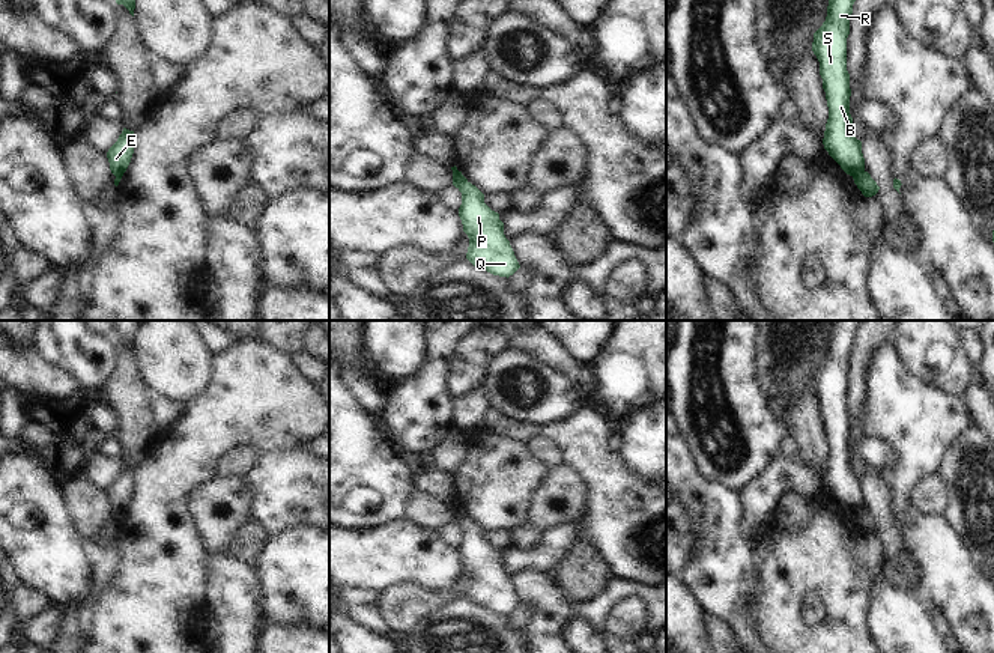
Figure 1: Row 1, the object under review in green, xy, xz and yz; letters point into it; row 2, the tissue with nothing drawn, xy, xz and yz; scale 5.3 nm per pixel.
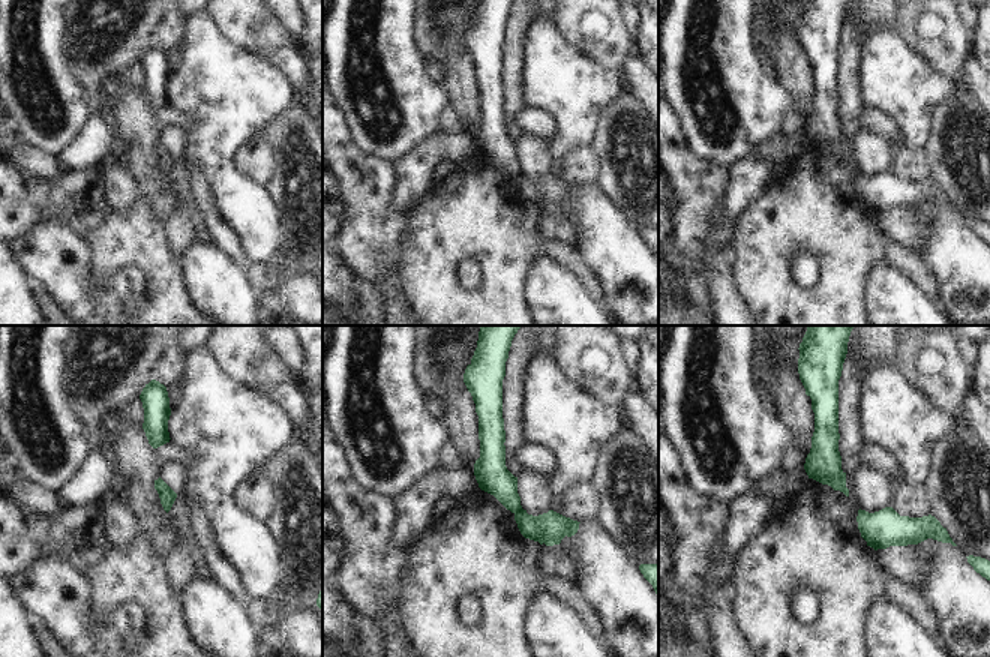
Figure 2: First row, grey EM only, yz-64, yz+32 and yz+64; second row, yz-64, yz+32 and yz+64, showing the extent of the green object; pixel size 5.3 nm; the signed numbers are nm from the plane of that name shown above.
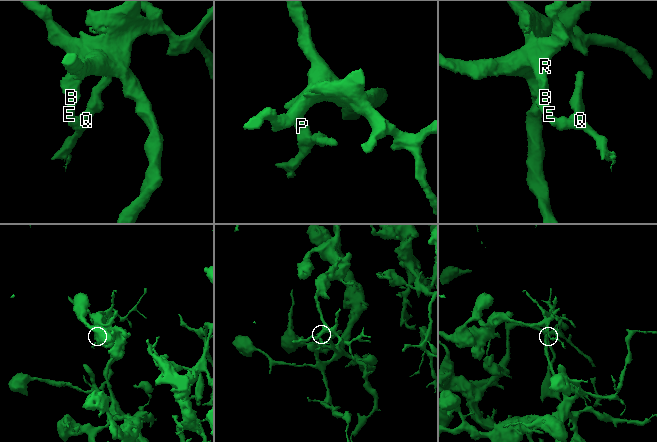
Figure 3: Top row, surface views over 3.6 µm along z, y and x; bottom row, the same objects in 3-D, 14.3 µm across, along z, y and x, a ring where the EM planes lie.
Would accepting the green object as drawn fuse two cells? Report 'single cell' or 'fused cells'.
fused cells

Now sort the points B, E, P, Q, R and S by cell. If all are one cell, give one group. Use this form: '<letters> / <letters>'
B E R S / P Q

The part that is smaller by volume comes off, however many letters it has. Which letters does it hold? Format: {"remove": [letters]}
{"remove": ["P", "Q"]}

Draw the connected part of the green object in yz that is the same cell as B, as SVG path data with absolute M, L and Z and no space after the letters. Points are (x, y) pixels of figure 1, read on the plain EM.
M833 320L827 354L814 370L812 388L820 399L829 456L823 481L841 506L854 513L865 509L862 478L853 471L850 451L850 411L847 408L847 375L856 331L863 320Z

